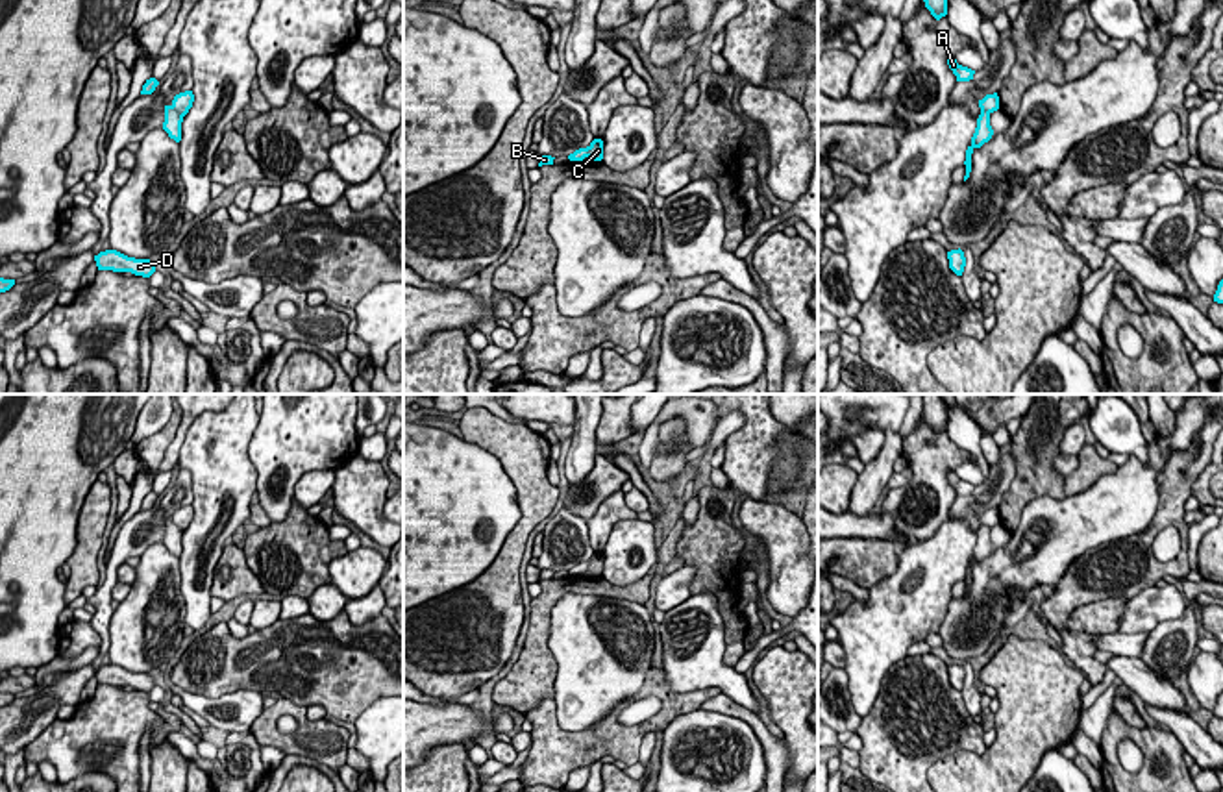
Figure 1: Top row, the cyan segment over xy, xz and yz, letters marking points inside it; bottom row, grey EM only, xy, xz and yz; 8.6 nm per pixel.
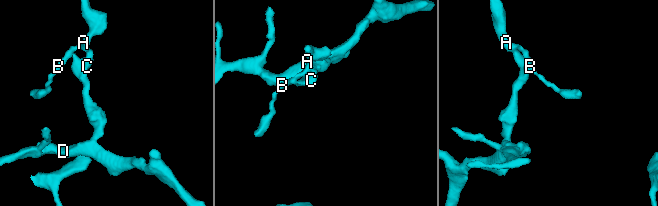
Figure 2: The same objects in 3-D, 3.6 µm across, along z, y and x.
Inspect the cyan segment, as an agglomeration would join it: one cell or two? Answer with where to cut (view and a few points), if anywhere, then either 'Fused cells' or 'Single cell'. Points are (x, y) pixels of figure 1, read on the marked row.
Split along xy (171, 106), (182, 117). Fused cells

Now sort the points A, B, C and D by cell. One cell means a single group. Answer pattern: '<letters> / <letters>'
A B C / D

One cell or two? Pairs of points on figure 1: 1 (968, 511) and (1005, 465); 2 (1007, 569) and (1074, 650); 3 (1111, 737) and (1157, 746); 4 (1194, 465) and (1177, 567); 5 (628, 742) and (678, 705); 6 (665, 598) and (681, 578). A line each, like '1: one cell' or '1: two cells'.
1: one cell
2: two cells
3: one cell
4: one cell
5: one cell
6: one cell

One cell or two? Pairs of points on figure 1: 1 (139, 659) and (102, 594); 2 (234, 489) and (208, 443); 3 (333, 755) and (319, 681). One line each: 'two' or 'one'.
1: two
2: one
3: two

